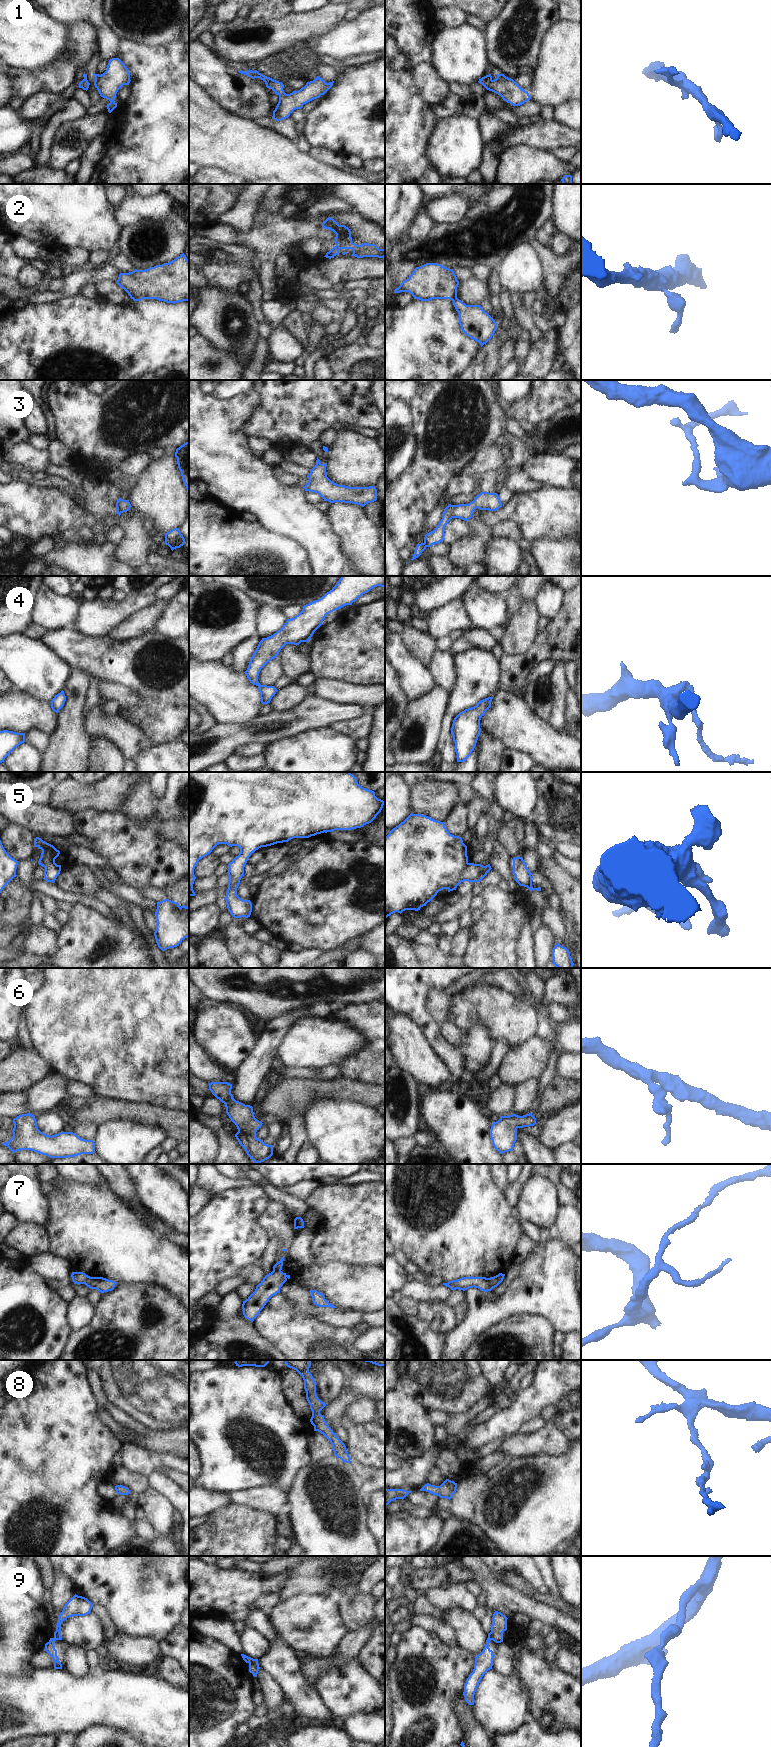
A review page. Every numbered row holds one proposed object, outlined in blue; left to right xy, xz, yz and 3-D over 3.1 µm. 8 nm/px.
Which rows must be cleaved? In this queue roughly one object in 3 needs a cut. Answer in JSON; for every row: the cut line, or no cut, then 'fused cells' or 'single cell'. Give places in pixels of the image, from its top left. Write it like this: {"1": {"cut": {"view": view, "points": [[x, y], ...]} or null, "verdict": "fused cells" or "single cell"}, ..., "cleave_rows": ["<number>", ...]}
{"1": {"cut": null, "verdict": "single cell"}, "2": {"cut": {"view": "yz", "points": [[456, 296], [452, 300]]}, "verdict": "fused cells"}, "3": {"cut": null, "verdict": "single cell"}, "4": {"cut": null, "verdict": "single cell"}, "5": {"cut": null, "verdict": "single cell"}, "6": {"cut": null, "verdict": "single cell"}, "7": {"cut": {"view": "xy", "points": [[88, 1276], [84, 1283]]}, "verdict": "fused cells"}, "8": {"cut": null, "verdict": "single cell"}, "9": {"cut": {"view": "xz", "points": [[253, 1659], [249, 1663]]}, "verdict": "fused cells"}, "cleave_rows": ["2", "7", "9"]}

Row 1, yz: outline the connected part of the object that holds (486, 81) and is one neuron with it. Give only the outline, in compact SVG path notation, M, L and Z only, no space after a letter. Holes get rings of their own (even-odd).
M491 74L479 79L487 90L492 91L502 97L504 101L513 106L520 106L530 100L530 95L522 89L513 79L506 77L504 74L496 74L497 78L492 79Z

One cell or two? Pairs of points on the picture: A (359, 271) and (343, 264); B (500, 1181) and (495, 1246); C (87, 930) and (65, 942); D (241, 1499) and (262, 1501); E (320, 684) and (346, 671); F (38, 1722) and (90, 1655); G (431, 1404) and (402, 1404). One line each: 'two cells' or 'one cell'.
A: one cell
B: two cells
C: one cell
D: one cell
E: two cells
F: two cells
G: two cells

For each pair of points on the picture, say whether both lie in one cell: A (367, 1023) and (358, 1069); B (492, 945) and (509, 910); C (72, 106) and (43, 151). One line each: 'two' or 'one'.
A: one
B: one
C: one

